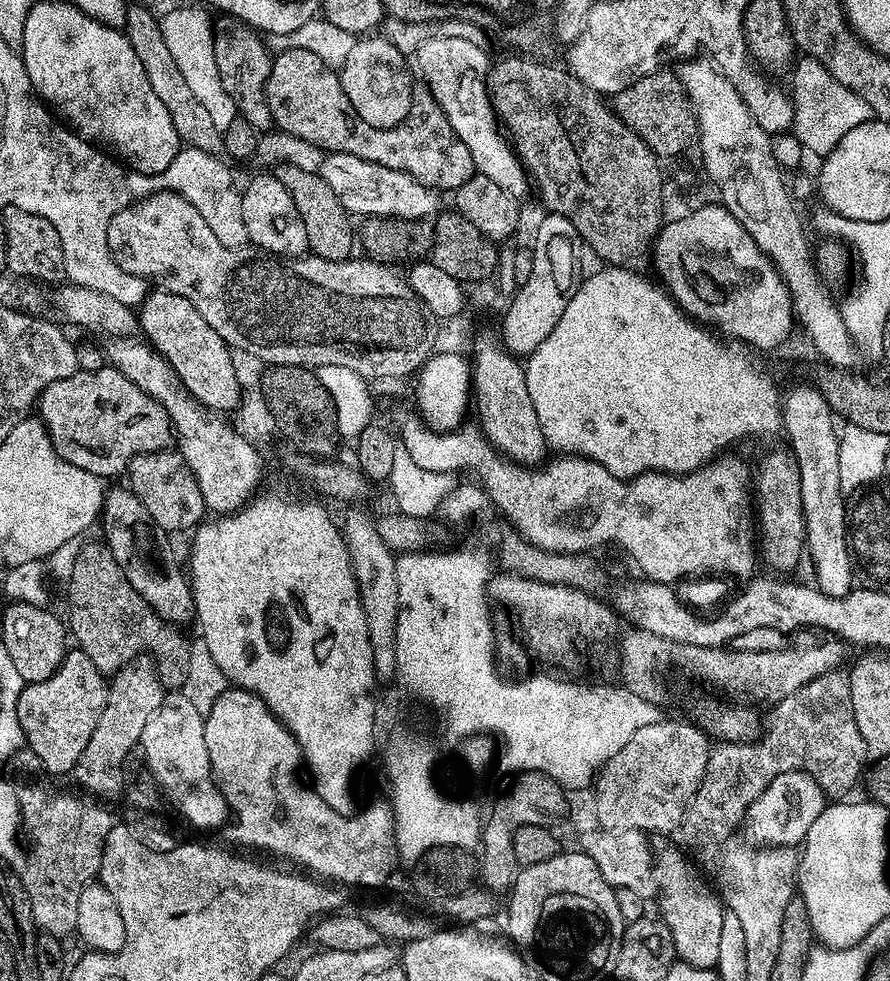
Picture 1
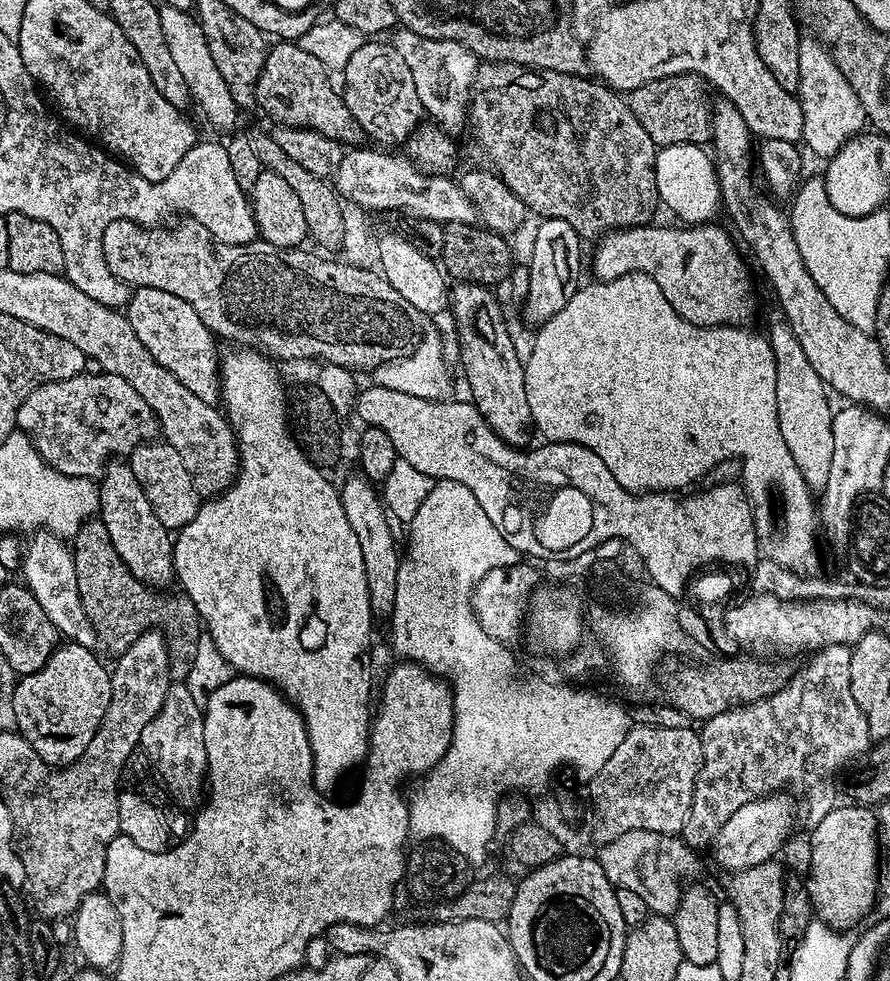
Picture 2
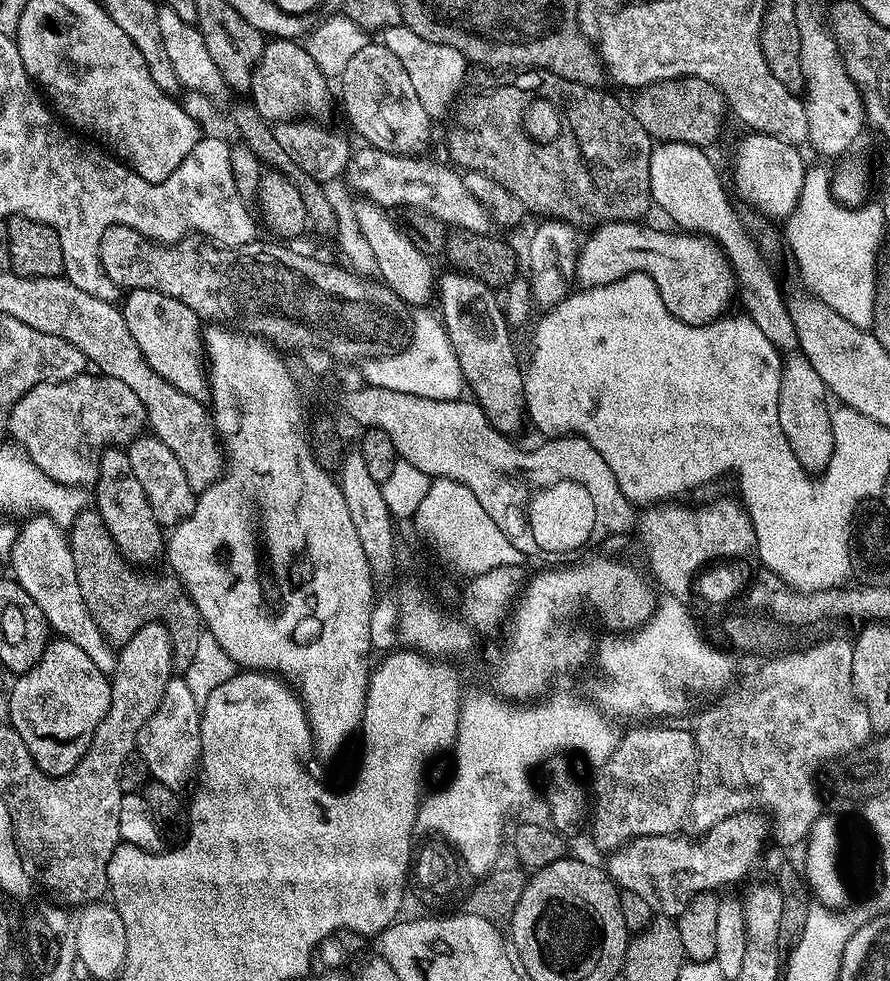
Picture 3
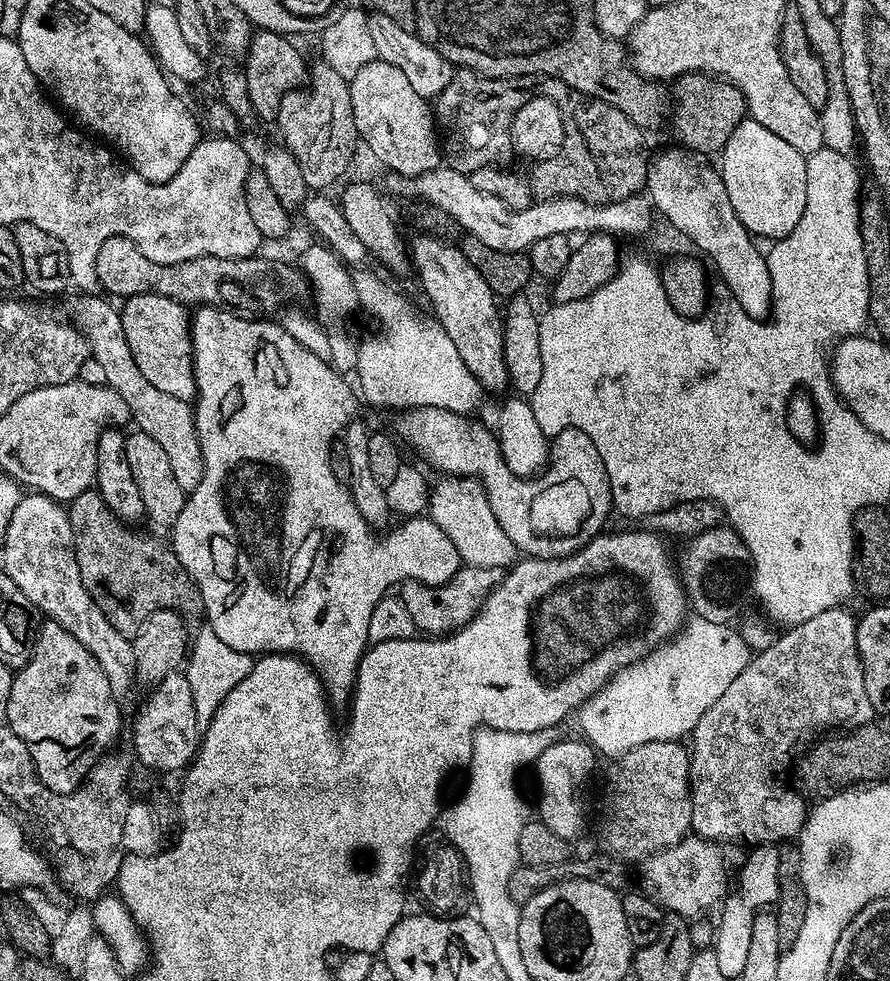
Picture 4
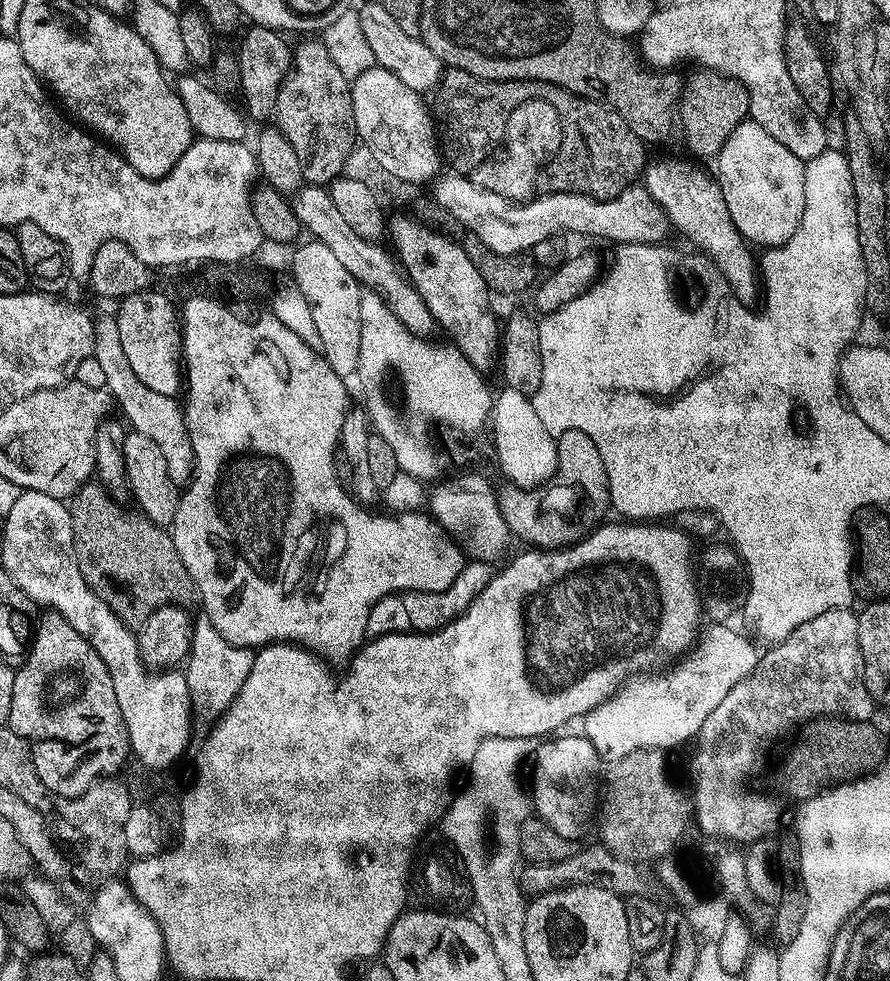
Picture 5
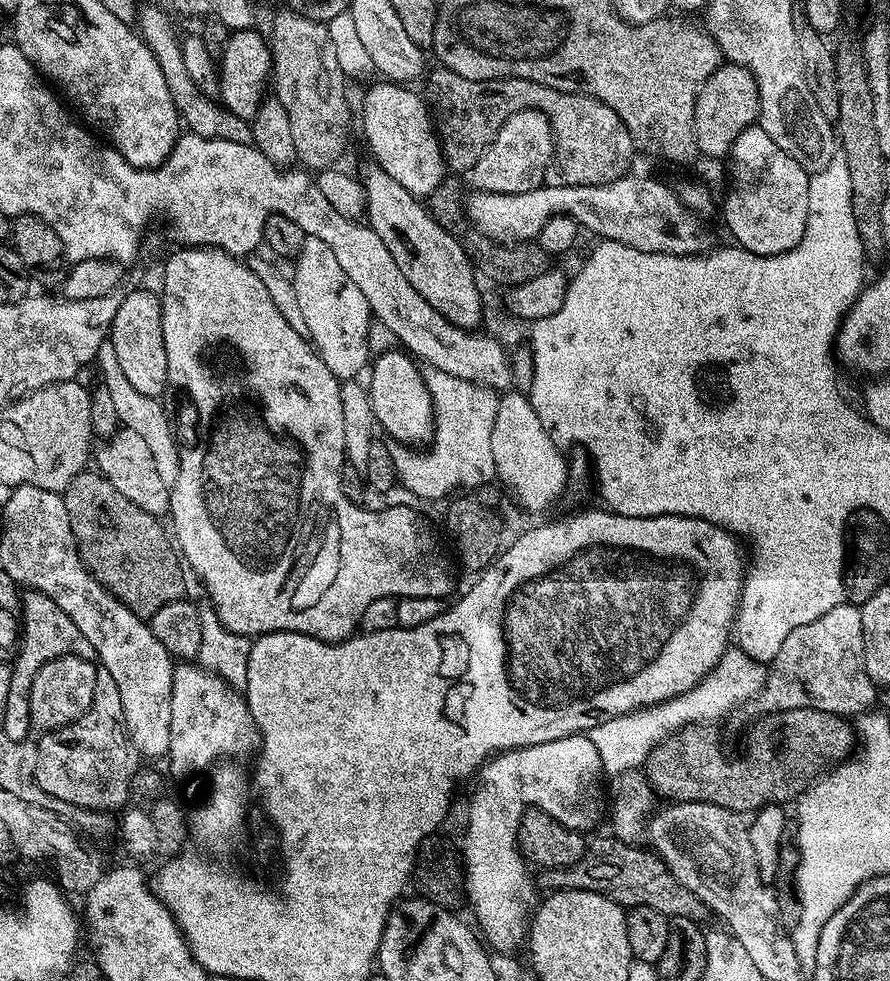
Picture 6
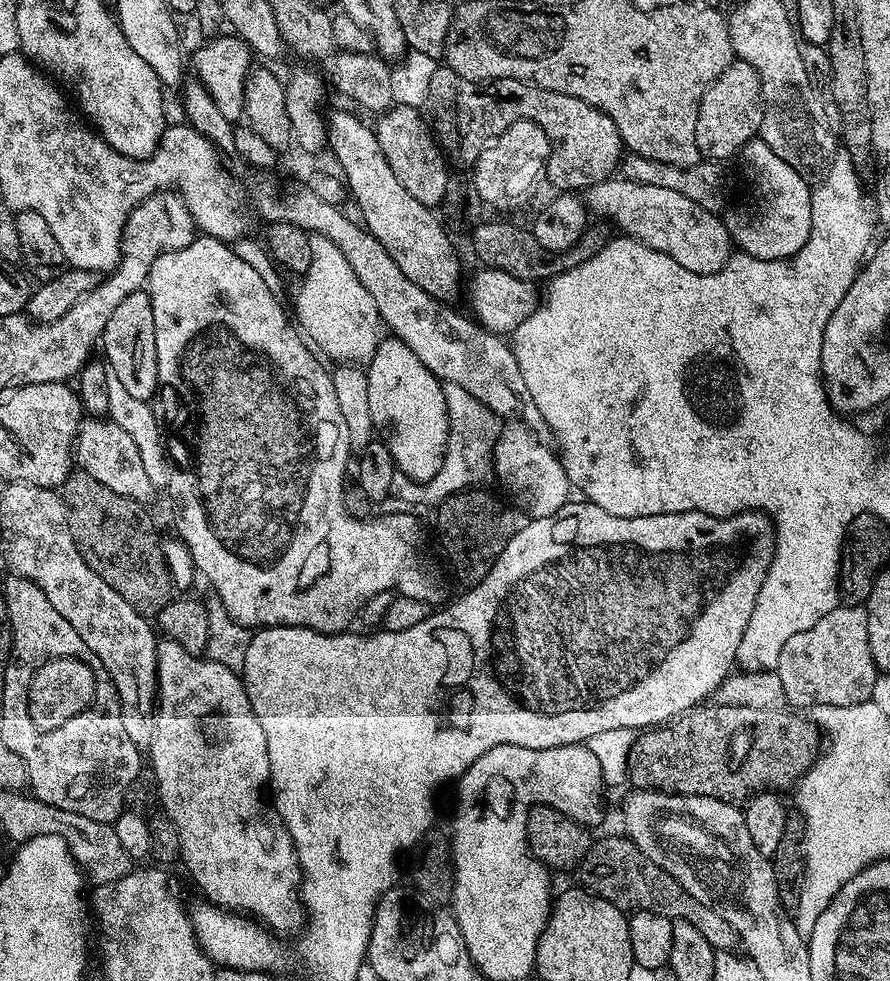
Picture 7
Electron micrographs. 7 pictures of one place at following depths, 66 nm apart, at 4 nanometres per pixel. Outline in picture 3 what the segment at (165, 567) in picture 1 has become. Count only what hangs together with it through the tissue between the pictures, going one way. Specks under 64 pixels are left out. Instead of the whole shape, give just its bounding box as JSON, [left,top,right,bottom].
[94,446,166,565]

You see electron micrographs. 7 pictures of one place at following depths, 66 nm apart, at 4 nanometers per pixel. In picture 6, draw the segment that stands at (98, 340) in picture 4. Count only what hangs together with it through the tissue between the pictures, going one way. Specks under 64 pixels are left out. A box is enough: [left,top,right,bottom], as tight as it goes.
[98,342,181,486]

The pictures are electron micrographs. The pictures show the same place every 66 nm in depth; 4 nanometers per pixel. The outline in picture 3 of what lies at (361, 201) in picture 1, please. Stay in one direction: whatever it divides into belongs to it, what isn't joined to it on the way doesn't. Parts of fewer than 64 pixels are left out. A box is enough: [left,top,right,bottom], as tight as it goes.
[346,146,494,234]

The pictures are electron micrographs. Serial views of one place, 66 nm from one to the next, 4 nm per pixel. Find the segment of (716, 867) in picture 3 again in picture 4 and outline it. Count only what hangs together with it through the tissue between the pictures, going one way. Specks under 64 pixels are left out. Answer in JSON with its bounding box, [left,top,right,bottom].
[639,834,730,918]

